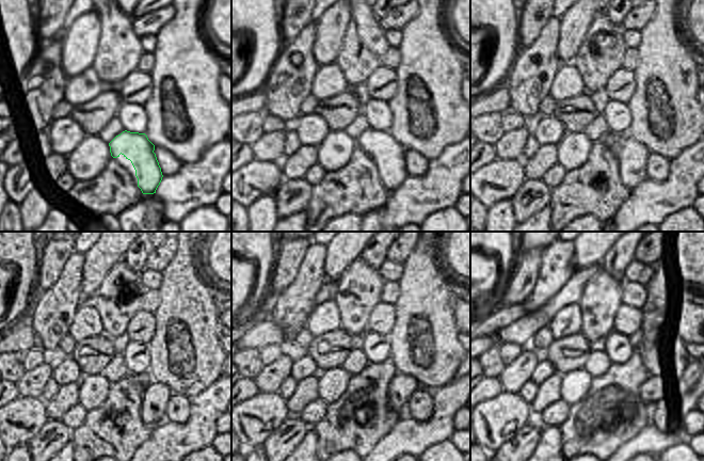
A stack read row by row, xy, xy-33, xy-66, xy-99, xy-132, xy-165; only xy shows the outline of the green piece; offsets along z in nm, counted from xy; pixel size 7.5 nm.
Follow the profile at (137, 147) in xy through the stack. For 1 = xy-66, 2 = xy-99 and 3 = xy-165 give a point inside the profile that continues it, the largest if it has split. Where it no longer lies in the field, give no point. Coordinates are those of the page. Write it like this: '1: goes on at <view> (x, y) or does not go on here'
1: goes on at xy-66 (632, 171)
2: goes on at xy-99 (154, 409)
3: goes on at xy-165 (654, 387)

